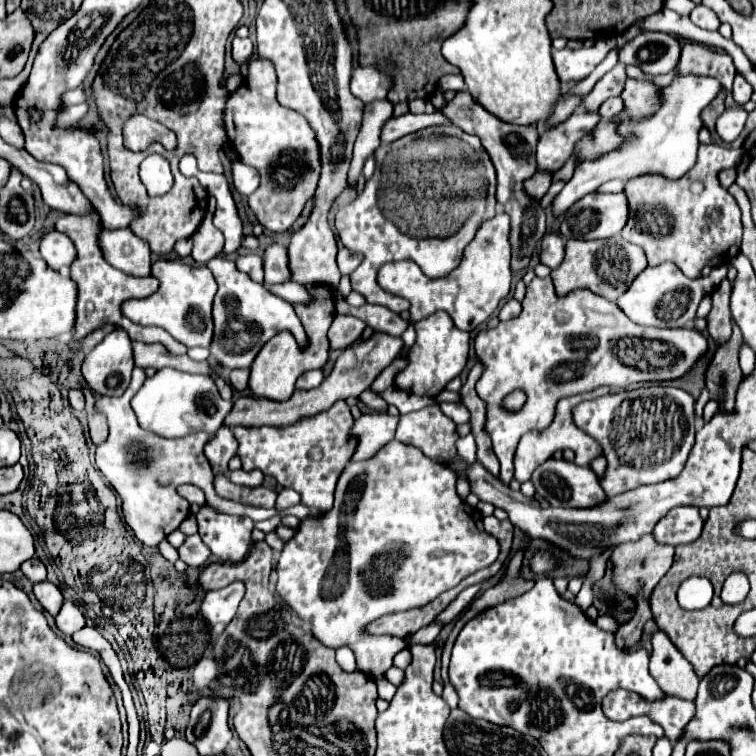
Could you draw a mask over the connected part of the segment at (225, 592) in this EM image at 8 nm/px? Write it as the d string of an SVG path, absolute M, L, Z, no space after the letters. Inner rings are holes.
M232 582L220 590L210 590L202 600L202 616L208 624L224 622L228 624L236 610L240 600L244 598L244 582Z

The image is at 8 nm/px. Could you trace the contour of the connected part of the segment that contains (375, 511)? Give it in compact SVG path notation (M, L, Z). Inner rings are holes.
M392 440L386 448L382 448L374 458L364 460L364 462L350 462L338 482L336 488L336 500L334 500L334 508L330 512L326 512L322 518L308 518L298 526L296 536L286 542L282 556L276 564L276 572L278 572L278 582L276 582L276 592L278 596L300 616L300 620L308 622L312 626L312 634L328 648L340 648L340 646L350 646L356 654L356 662L358 662L358 670L362 670L368 676L380 678L386 674L386 670L392 666L392 658L408 648L408 642L402 642L400 638L392 638L392 636L368 636L364 632L364 628L384 616L384 614L394 614L394 612L402 612L402 610L412 610L412 608L420 608L422 604L432 602L436 596L440 596L442 592L458 586L466 576L490 566L500 554L500 544L494 536L486 534L484 526L480 524L480 512L474 508L470 508L456 492L456 472L452 472L448 466L436 464L434 460L428 460L428 456L424 456L420 452L420 448L412 448L410 444L402 444L398 440Z

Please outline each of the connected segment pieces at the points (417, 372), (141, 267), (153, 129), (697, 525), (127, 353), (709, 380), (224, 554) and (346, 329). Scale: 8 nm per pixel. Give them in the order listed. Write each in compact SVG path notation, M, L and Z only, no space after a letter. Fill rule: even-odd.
M436 312L416 322L414 328L416 328L418 338L408 356L410 364L396 376L394 384L400 390L410 392L410 394L438 396L446 388L446 384L464 370L468 352L470 352L470 334L464 330L458 330L446 312Z
M130 228L106 230L98 234L98 244L110 266L124 270L130 276L150 276L150 248L146 240L140 240Z
M130 116L124 124L124 146L134 152L142 152L152 142L160 142L166 150L172 150L176 146L176 134L172 130L166 130L162 124L148 120L146 116Z
M678 506L672 508L654 528L654 536L660 544L690 544L702 532L704 520L698 514L698 508L692 506Z
M116 326L86 356L82 364L82 376L96 394L122 396L130 384L132 368L134 368L132 340L124 332L124 328Z
M734 324L732 338L726 342L726 346L722 346L714 354L706 374L706 388L708 388L710 400L722 402L726 410L734 408L734 394L742 380L742 370L738 366L740 346L742 346L742 334Z
M210 506L198 512L198 532L204 544L224 562L238 562L250 550L254 522L250 518L220 514Z
M336 316L330 330L328 330L328 340L332 350L344 350L352 346L356 340L360 340L366 324L354 316Z

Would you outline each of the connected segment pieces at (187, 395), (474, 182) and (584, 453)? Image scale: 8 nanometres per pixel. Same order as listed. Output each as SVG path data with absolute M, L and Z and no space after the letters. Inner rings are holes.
M162 368L156 372L156 376L144 382L144 386L132 398L132 408L142 428L152 430L164 438L182 438L200 430L214 434L222 426L226 414L232 410L232 402L222 400L210 376Z
M436 132L436 144L432 144L432 148L424 148L424 142L408 142L408 136L392 144L382 144L376 150L374 178L366 182L364 192L356 196L356 200L350 206L344 206L336 214L336 230L340 242L348 246L352 252L364 254L362 264L350 274L352 290L362 294L368 304L386 306L396 314L408 310L410 304L408 300L384 292L378 286L376 274L382 268L382 264L412 260L422 268L422 272L428 278L444 278L460 264L462 252L468 240L472 240L472 236L476 234L476 228L480 228L484 220L490 220L494 216L496 176L492 186L488 172L488 154L484 154L484 148L478 144L478 138L464 134L464 140L460 140L456 136L438 136ZM436 144L444 144L444 158L436 156ZM484 180L488 180L488 186L480 188ZM476 194L478 204L474 206ZM464 196L470 196L470 204L466 200L466 206ZM432 200L436 214L440 214L444 220L452 218L454 222L456 218L462 218L462 224L432 222L432 208L428 208Z
M602 386L602 388L596 388L594 392L588 392L588 394L576 394L576 396L566 396L562 400L558 400L556 404L556 412L554 412L554 420L548 428L544 430L528 430L526 434L522 434L520 442L518 442L518 450L516 454L530 454L530 452L556 452L556 450L574 450L576 452L576 458L574 462L580 464L580 466L590 466L590 462L602 454L602 448L600 444L596 444L596 440L588 438L588 434L584 434L582 430L578 430L574 424L572 424L572 406L584 402L584 400L594 400L594 398L600 398L604 394L608 394L610 388Z

